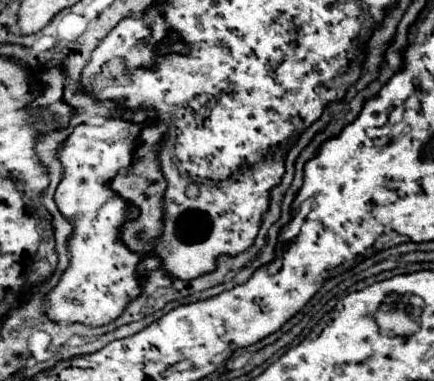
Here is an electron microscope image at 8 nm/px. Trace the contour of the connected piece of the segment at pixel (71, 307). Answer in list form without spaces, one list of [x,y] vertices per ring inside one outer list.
[[[105,118],[103,126],[89,126],[89,124],[79,124],[75,130],[67,136],[67,140],[59,146],[57,158],[63,166],[63,176],[61,182],[55,190],[55,204],[59,212],[73,224],[73,232],[67,240],[67,250],[69,250],[69,266],[61,274],[59,284],[47,294],[47,318],[53,320],[55,324],[73,324],[81,322],[85,326],[103,326],[119,318],[127,304],[135,300],[143,292],[143,272],[139,270],[139,260],[141,254],[131,252],[123,242],[121,242],[121,230],[127,222],[135,220],[139,216],[139,210],[129,206],[127,200],[123,200],[117,192],[111,190],[109,182],[119,174],[119,170],[127,170],[131,166],[131,146],[135,142],[135,136],[139,140],[141,130],[137,134],[137,124],[123,120],[123,118]]]

